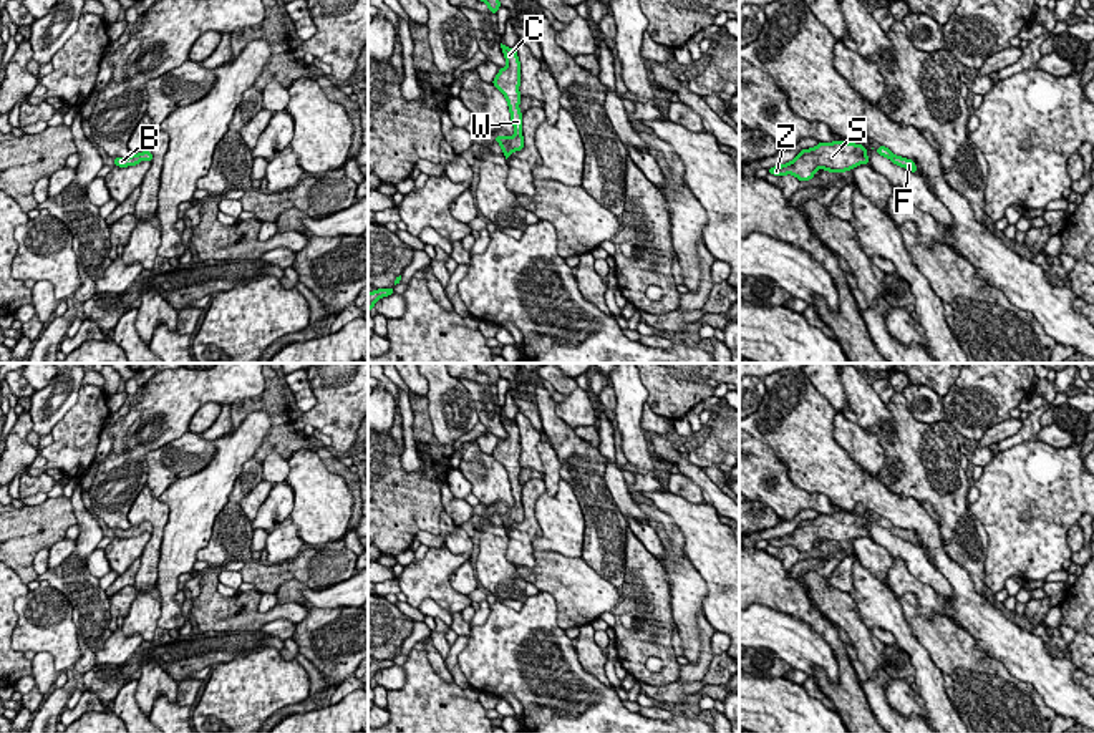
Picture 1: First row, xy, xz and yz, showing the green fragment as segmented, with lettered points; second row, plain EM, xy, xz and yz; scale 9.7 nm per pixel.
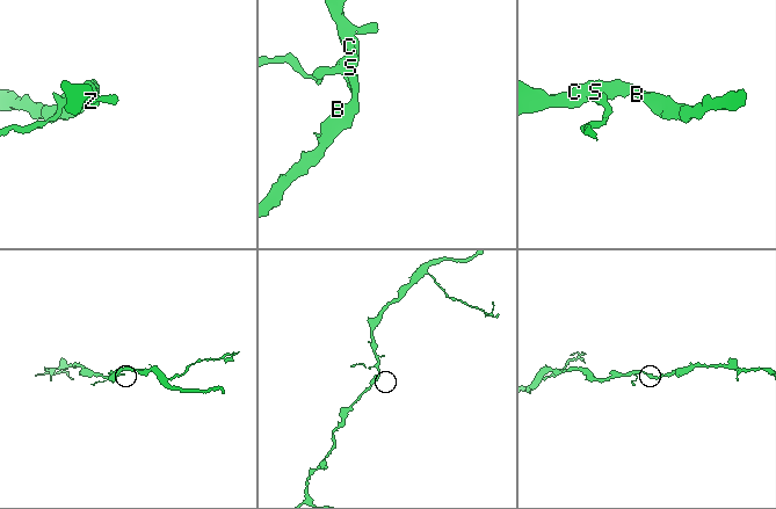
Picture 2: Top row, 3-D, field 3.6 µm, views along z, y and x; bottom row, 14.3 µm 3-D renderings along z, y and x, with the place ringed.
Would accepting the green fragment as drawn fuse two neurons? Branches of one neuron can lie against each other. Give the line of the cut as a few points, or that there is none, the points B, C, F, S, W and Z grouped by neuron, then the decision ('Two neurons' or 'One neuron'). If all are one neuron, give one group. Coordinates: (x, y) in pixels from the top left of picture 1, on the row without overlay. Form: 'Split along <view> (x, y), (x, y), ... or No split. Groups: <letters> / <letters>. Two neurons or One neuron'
No split. Groups: B C F S W Z. One neuron

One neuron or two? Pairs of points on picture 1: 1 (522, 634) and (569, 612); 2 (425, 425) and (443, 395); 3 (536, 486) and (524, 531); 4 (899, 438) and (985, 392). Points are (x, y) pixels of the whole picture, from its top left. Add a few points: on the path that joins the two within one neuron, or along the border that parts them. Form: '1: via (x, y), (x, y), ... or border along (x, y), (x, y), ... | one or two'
1: border along (541, 591), (554, 599), (556, 622), (564, 631) | two
2: border along (425, 397), (433, 433), (451, 445) | two
3: via (529, 498), (529, 519) | one
4: border along (945, 418), (953, 427) | two

